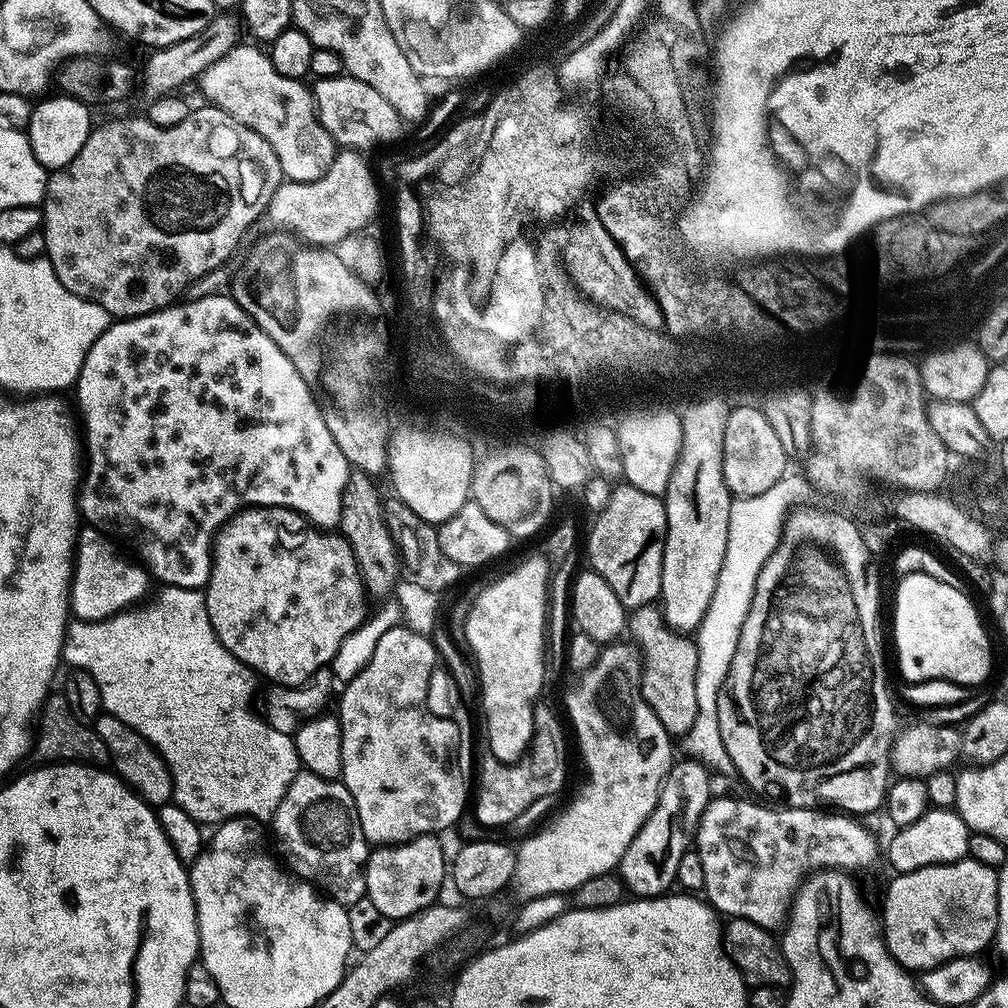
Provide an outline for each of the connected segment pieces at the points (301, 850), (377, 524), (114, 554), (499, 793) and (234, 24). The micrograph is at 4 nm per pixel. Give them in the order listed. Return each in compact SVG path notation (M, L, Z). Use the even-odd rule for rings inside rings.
M297 772L272 815L270 827L276 831L276 840L288 859L287 867L299 879L319 886L345 906L366 896L364 865L368 863L370 845L362 834L354 798L343 782L320 778L313 772Z
M361 470L349 471L342 490L342 510L338 531L348 539L348 545L354 550L367 593L374 598L375 596L384 598L395 589L402 569L396 544L390 538L390 530L384 522L382 495L380 496L372 480L375 479L369 473Z
M81 527L70 593L70 612L75 619L104 620L108 616L113 616L115 612L121 612L143 599L148 583L150 577L147 571L139 563L129 559L109 537L99 532L97 528Z
M545 702L537 703L532 727L532 742L528 751L512 764L485 758L474 784L474 814L485 828L495 830L516 820L531 804L552 796L568 776L568 744L564 741L564 728L556 712Z
M217 14L212 21L190 38L182 38L182 42L174 42L165 48L155 49L151 53L152 57L148 60L148 65L144 68L144 84L152 91L153 97L167 96L180 90L183 84L199 81L203 72L214 62L218 62L224 54L229 54L230 50L241 43L240 30L242 24L236 20L232 14Z

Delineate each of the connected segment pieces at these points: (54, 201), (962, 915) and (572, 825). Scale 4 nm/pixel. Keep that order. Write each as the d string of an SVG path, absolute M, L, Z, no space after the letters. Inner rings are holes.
M215 106L206 108L193 107L178 126L159 128L146 118L140 120L132 116L129 120L108 120L105 124L97 123L91 134L82 142L82 150L65 168L57 168L49 175L48 185L42 203L44 250L46 257L53 264L58 281L78 298L88 299L102 306L112 318L131 318L145 316L163 308L171 308L191 289L192 283L207 276L209 272L223 269L223 264L236 252L240 239L248 232L248 227L269 211L269 204L275 191L285 179L277 154L271 149L262 135L255 133L249 126L232 118L226 110Z
M971 858L955 860L952 864L931 864L913 872L901 872L891 877L884 892L882 927L884 941L890 954L903 968L927 970L950 962L959 956L983 953L983 948L996 939L998 926L997 869Z
M612 642L601 647L598 662L593 668L579 673L577 680L580 681L568 692L568 716L572 719L572 728L588 767L588 785L553 818L552 824L526 837L520 848L518 844L510 885L510 893L516 902L542 898L543 895L571 894L589 878L613 871L622 854L626 854L626 846L634 842L634 834L638 834L646 818L650 818L658 802L660 787L672 768L673 737L640 693L640 655L631 643L620 643Z

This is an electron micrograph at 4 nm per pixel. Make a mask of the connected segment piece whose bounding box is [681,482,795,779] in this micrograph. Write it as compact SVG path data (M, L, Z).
M781 482L763 494L735 497L732 500L722 569L719 570L710 606L707 607L703 620L694 634L698 656L694 682L697 712L694 724L681 739L683 755L689 759L696 759L706 768L714 772L716 770L731 779L737 777L736 767L722 743L721 730L718 727L718 694L729 672L730 662L733 661L738 638L741 637L742 622L745 621L750 602L753 601L760 568L777 548L783 519L795 503L793 492L786 485Z

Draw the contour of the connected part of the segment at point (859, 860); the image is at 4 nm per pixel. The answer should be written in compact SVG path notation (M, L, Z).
M717 795L708 801L706 810L694 830L694 851L702 858L702 870L706 874L703 895L706 897L707 903L711 904L717 913L723 914L725 912L725 917L746 918L763 928L769 930L779 929L785 923L789 907L792 903L792 897L796 894L796 889L800 887L802 881L809 874L825 868L837 870L864 868L867 864L872 864L876 860L875 838L856 821L859 819L853 818L851 815L841 814L836 810L821 810L820 808L789 808L787 806L772 806L776 808L767 808L764 804L751 804L748 800L735 800L732 796L719 796Z

